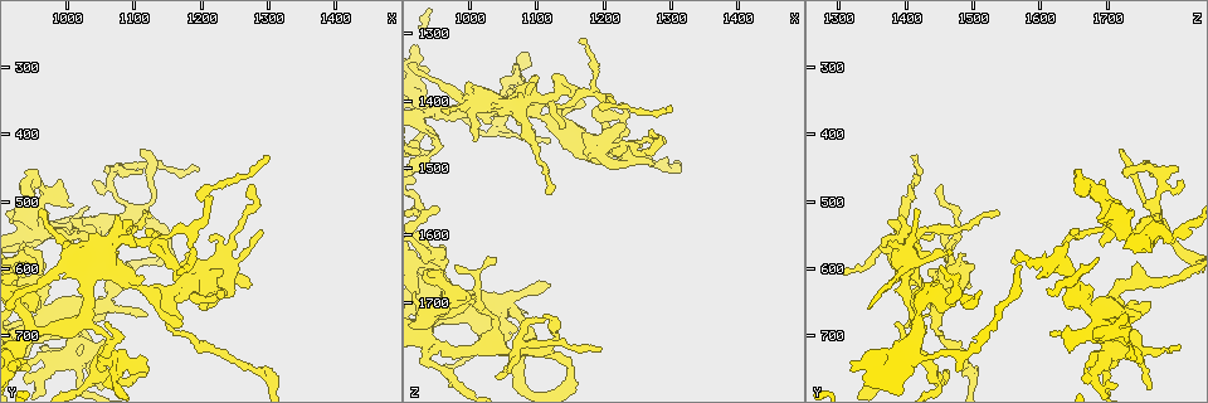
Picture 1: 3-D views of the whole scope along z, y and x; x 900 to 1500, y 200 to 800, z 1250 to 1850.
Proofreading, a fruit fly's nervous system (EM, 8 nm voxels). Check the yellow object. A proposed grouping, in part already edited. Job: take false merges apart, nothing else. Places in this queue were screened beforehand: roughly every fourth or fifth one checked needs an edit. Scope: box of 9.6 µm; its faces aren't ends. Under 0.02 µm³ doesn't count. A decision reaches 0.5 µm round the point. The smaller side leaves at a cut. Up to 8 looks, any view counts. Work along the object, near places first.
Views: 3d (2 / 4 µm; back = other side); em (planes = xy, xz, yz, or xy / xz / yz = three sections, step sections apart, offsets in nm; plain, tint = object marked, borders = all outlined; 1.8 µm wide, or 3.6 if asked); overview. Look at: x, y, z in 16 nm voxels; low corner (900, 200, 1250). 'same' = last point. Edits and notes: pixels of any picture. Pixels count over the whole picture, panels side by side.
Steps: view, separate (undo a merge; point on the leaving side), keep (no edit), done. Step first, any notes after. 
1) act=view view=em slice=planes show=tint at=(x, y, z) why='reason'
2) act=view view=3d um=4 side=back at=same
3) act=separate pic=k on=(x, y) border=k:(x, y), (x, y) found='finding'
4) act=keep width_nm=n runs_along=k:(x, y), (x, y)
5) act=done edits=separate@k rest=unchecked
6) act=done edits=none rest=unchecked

act=view view=3d um=4 at=(1195, 610, 1470) why='abrupt turn'

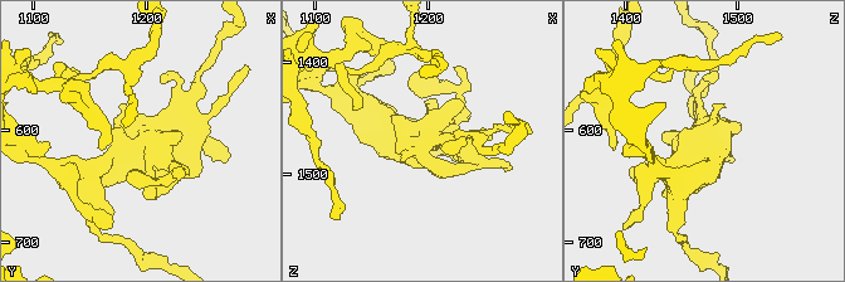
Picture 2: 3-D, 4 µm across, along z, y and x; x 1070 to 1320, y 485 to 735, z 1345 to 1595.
act=view view=em slice=xz step=4 show=tint at=(1194, 610, 1470)

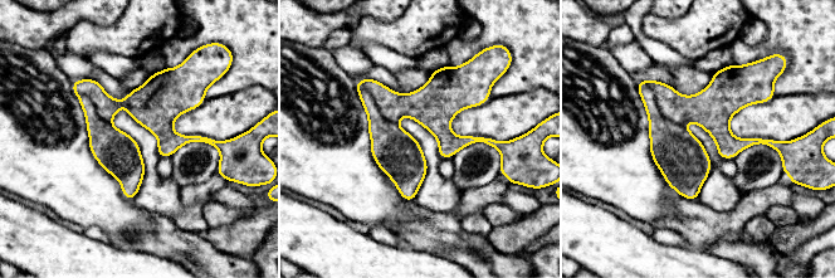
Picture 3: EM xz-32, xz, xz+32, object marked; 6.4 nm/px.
act=keep width_nm=260 runs_along=3:(752, 83), (680, 122), (683, 193) found='all the same cell'

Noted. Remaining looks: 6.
act=view view=em slice=planes show=tint at=(1000, 730, 1700)

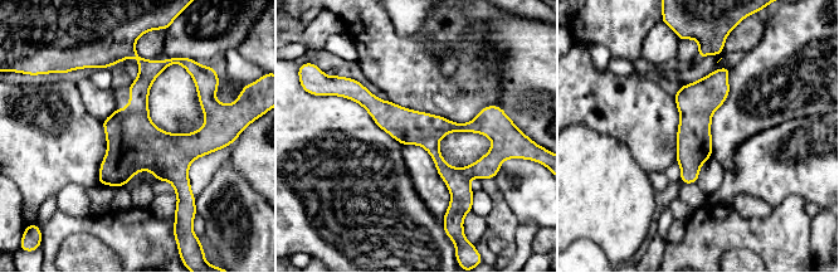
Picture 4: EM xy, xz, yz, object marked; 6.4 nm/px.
act=keep runs_along=4:(351, 96), (409, 127), (492, 126) found='all the same cell'

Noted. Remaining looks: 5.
act=view view=3d um=4 at=(1070, 480, 1780) why='a narrow waist'

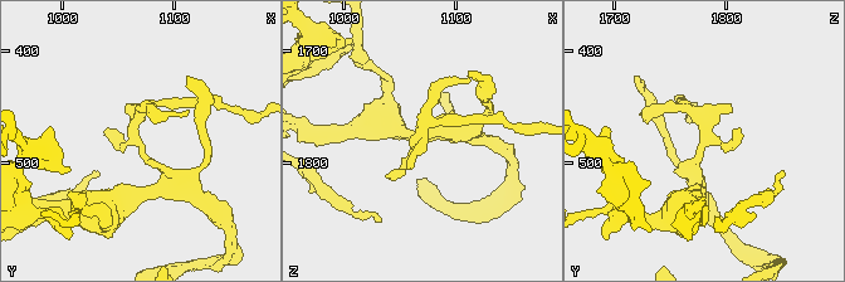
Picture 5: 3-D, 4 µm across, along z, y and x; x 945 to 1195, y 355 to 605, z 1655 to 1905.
act=view view=em slice=xz step=16 show=tint at=(1068, 478, 1784) why='now the EM'

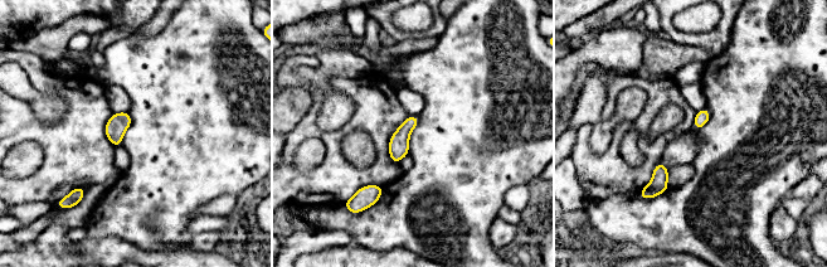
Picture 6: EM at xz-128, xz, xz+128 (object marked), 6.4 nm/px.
act=keep found='continuous, no second cell'

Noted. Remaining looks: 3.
act=view view=3d um=2 at=(1120, 560, 1395) why='sudden change in width'

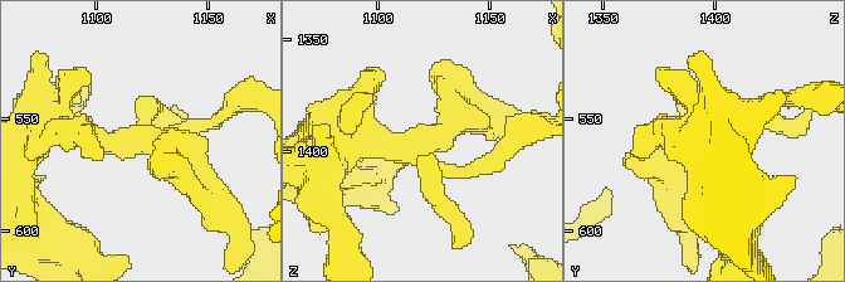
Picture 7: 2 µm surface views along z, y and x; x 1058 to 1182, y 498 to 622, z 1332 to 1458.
act=view view=em slice=xy step=8 show=tint at=(1117, 558, 1398)

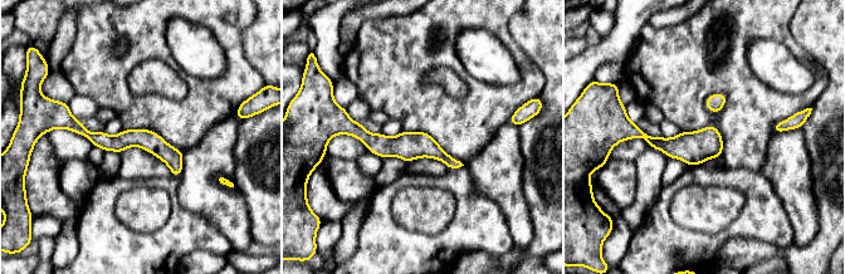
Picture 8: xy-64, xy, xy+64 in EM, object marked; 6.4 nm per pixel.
act=keep runs_along=8:(69, 118), (104, 141), (149, 140), (179, 170) found='continuous, no second cell'

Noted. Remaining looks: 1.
act=done edits=none rest=unchecked

